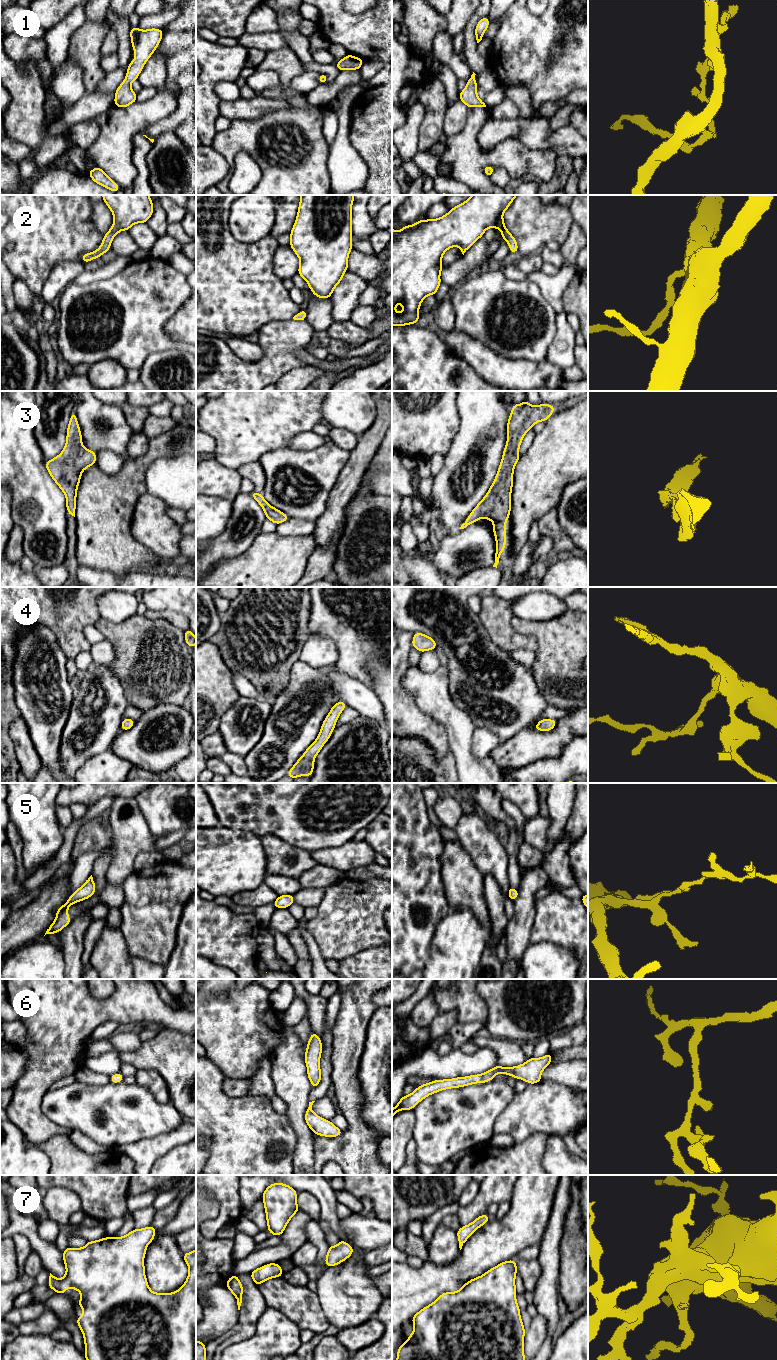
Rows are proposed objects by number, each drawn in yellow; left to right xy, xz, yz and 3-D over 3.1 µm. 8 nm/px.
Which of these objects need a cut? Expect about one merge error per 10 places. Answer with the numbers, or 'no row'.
no row

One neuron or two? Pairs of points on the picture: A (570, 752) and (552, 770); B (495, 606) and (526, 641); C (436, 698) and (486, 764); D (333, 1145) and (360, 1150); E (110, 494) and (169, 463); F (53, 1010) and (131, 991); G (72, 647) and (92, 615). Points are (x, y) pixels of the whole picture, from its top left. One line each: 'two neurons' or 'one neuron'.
A: one neuron
B: one neuron
C: one neuron
D: one neuron
E: two neurons
F: one neuron
G: one neuron

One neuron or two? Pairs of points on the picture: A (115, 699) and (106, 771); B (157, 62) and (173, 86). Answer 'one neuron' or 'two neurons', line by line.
A: two neurons
B: two neurons

